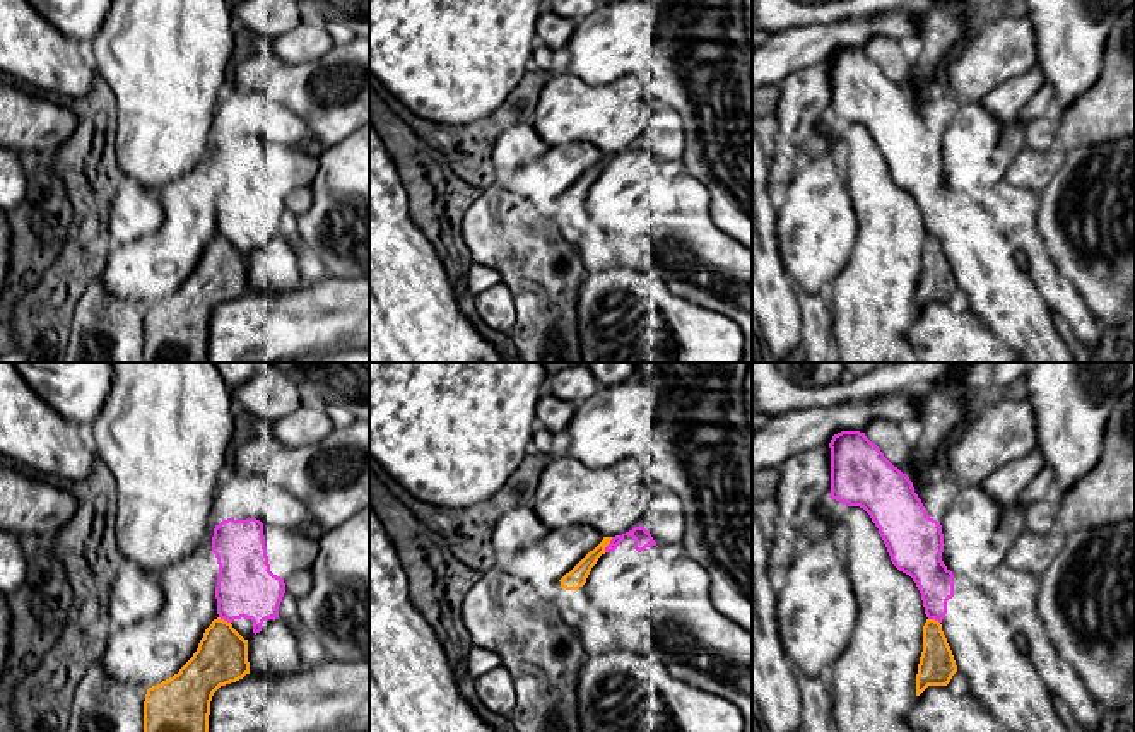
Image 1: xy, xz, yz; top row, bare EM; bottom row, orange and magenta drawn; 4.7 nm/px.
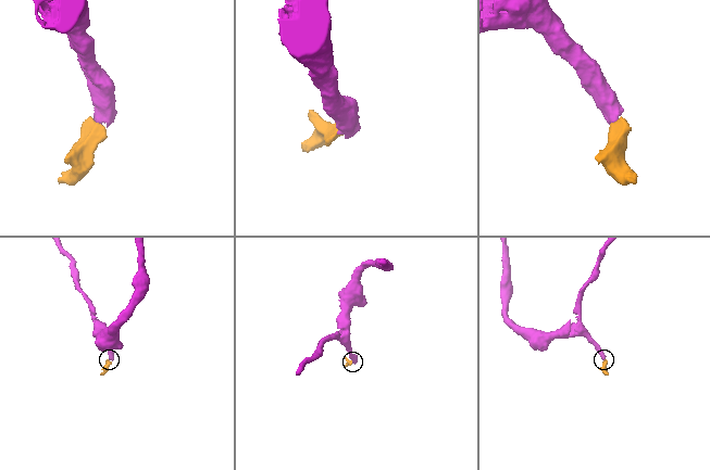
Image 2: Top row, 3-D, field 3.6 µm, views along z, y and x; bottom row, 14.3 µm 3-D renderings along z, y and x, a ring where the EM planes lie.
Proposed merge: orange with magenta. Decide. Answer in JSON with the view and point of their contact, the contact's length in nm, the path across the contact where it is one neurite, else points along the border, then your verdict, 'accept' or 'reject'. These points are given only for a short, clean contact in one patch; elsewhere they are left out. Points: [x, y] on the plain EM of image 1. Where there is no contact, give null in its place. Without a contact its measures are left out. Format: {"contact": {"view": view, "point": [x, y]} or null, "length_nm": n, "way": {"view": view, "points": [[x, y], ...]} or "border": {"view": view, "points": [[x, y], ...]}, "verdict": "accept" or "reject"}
{"contact": {"view": "xz", "point": [609, 159]}, "length_nm": 80, "border": {"view": "xz", "points": [[612, 154], [604, 168]]}, "verdict": "reject"}

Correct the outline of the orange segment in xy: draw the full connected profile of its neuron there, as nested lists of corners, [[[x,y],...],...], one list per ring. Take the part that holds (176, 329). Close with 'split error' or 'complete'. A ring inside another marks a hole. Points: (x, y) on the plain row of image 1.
[[[217,234],[178,291],[147,306],[144,363],[209,363],[214,310],[250,291],[248,257]]]; complete

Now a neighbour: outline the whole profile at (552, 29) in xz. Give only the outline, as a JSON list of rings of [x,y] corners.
[[[547,7],[542,9],[535,22],[535,36],[552,50],[562,50],[571,39],[573,31],[574,21],[561,17],[550,12]]]

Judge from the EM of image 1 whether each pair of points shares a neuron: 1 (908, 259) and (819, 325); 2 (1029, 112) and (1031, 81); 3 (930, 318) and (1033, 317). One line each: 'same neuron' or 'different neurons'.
1: different neurons
2: different neurons
3: different neurons

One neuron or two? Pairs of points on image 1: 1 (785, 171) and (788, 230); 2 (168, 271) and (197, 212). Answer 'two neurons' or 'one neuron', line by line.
1: two neurons
2: one neuron

